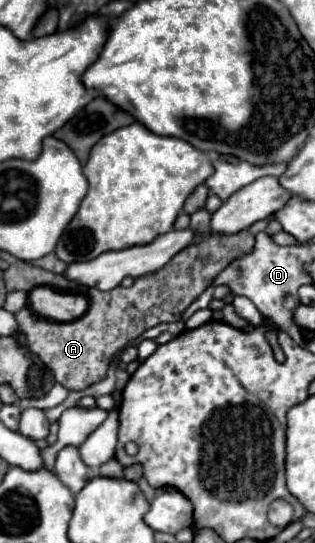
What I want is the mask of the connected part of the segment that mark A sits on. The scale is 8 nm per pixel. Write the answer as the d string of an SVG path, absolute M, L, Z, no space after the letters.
M248 230L238 234L210 234L200 244L190 244L180 250L158 272L136 278L130 288L116 286L108 292L90 288L90 312L74 322L42 320L24 308L16 314L20 332L26 334L28 350L52 370L58 384L68 390L84 390L106 376L112 356L118 354L130 340L162 322L178 322L186 306L212 284L218 272L222 272L234 258L248 254L252 246L254 236Z

